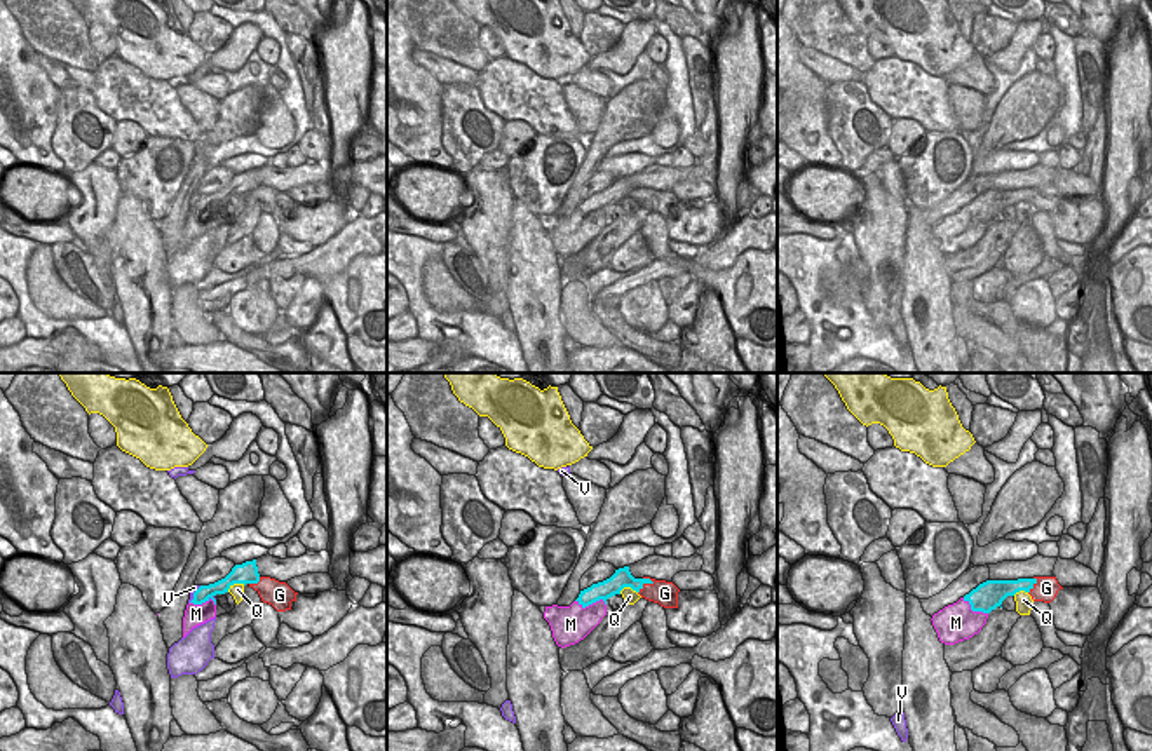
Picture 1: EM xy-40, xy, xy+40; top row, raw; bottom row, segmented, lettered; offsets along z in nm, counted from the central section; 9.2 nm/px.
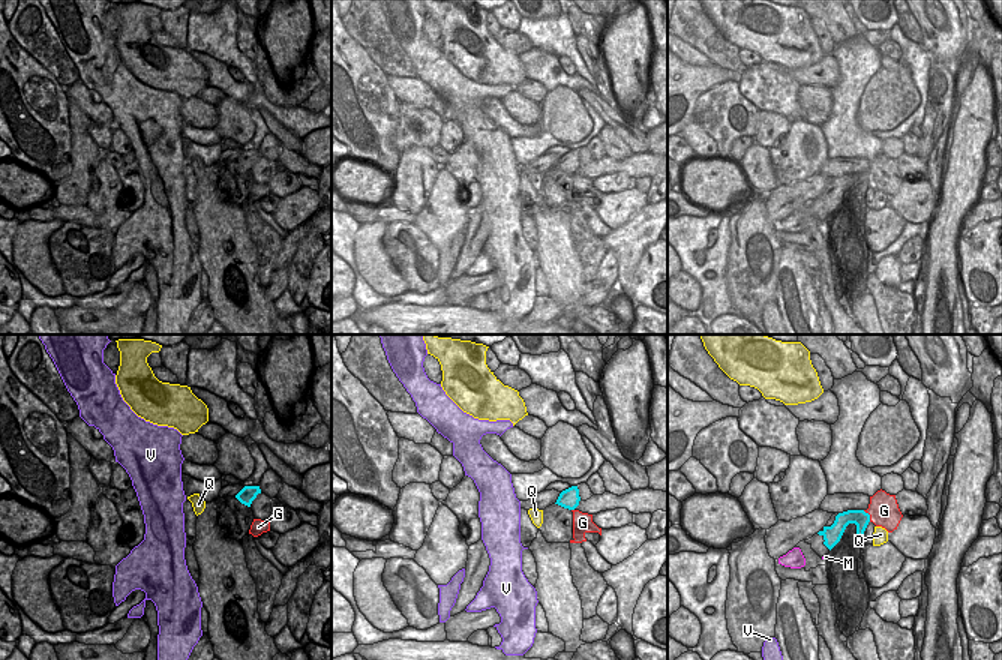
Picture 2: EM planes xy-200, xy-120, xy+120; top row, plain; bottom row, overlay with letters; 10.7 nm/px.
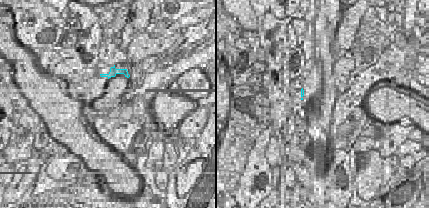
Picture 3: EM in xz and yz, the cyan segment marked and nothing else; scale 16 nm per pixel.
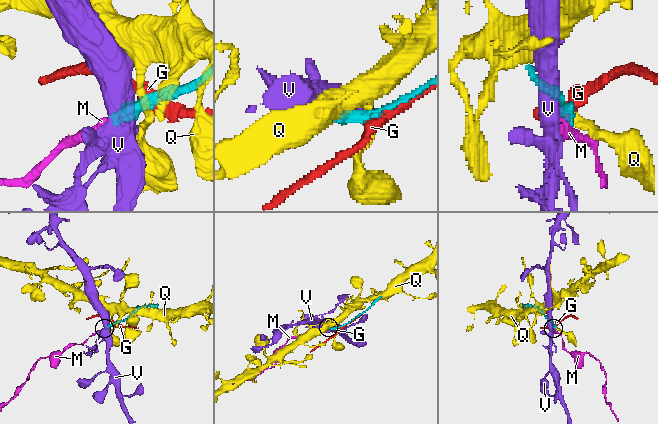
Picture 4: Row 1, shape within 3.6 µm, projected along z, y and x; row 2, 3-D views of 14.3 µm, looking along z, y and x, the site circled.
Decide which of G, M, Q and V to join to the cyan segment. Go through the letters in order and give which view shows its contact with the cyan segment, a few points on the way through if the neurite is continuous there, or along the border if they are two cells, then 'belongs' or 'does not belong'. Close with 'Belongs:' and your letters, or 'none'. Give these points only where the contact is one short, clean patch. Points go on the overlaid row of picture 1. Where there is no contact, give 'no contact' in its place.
G: xy | does not belong
M: xy | belongs
Q: xy-40 | does not belong
V: xy-40 | along xy-40 (201, 586), (189, 602) | does not belong
Belongs: M

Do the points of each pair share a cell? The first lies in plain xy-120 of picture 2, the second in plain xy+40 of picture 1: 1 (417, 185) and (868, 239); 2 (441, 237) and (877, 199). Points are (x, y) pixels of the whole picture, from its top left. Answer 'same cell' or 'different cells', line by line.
1: same cell
2: different cells

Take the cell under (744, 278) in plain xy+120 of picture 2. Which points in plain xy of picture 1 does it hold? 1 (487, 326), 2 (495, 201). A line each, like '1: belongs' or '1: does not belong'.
1: does not belong
2: belongs

